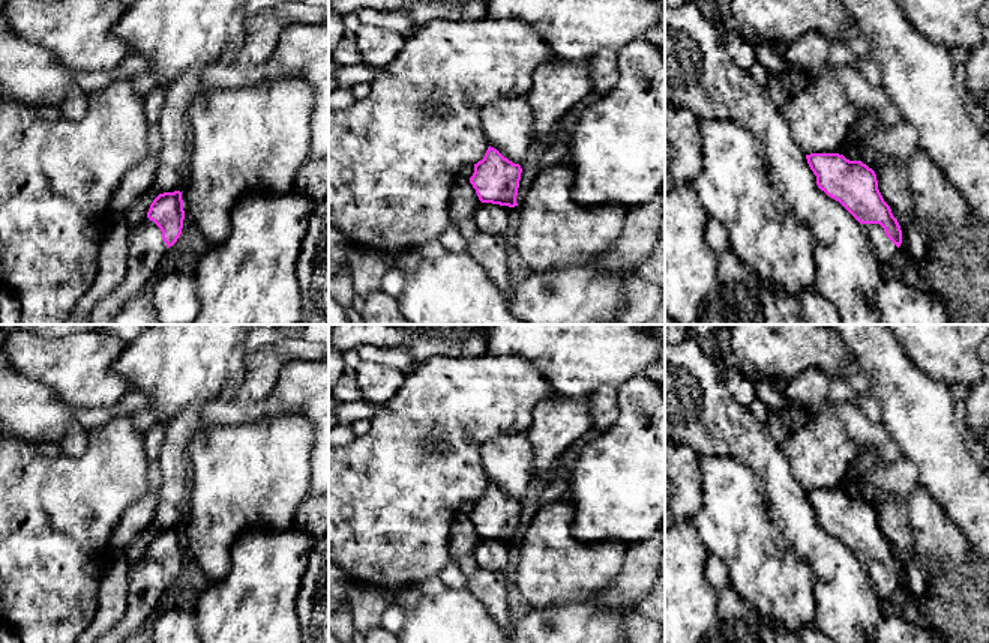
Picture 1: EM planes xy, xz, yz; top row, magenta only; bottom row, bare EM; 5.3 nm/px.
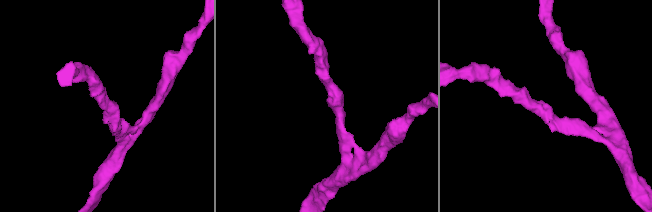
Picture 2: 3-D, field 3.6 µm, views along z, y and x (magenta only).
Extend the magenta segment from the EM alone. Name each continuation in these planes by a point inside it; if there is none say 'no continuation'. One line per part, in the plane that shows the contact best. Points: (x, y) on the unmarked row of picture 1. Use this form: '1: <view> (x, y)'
1: yz (884, 586)

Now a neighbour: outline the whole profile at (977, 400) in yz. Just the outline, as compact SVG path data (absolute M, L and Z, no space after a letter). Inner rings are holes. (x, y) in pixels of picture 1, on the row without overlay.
M989 338L978 347L980 380L968 389L965 419L968 428L981 440L989 430Z

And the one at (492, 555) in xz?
M482 539L480 544L474 548L473 557L476 559L479 568L509 572L512 545L513 544L509 542Z

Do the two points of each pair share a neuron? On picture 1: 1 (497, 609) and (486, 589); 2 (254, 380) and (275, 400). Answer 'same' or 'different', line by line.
1: same
2: different

